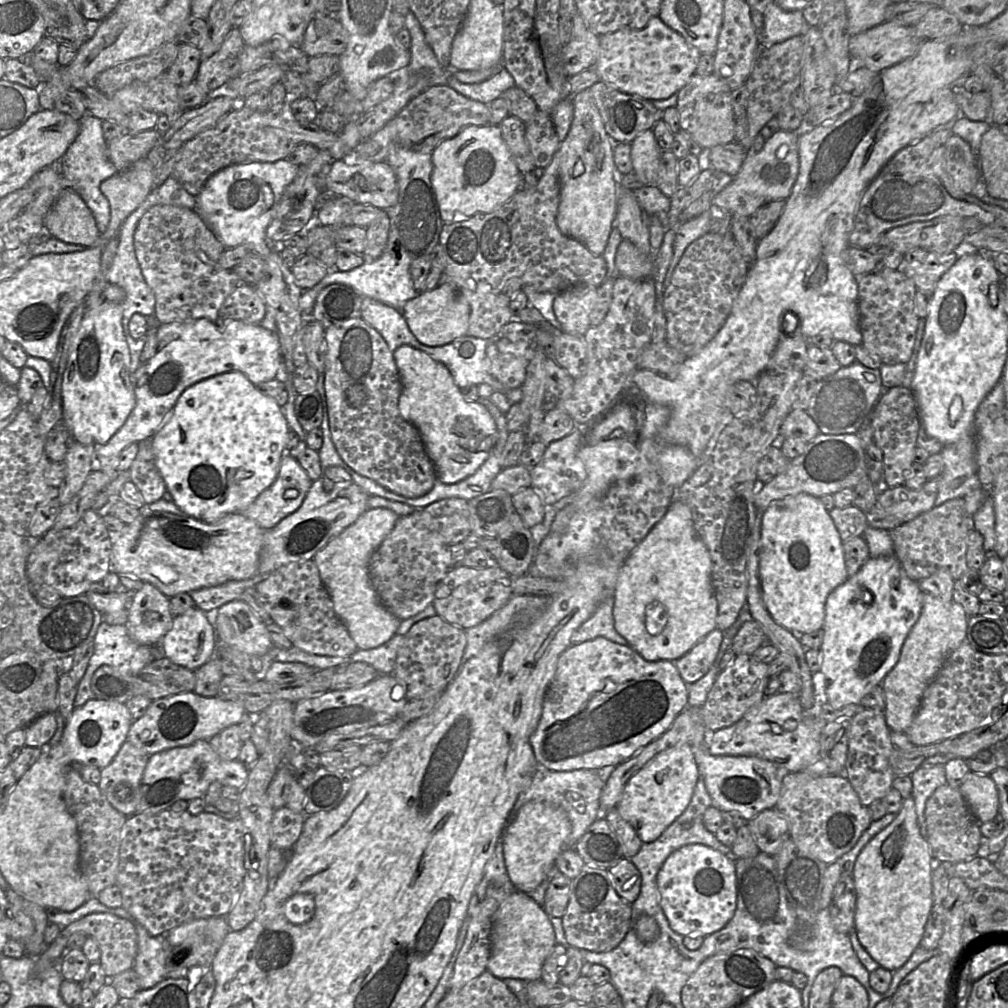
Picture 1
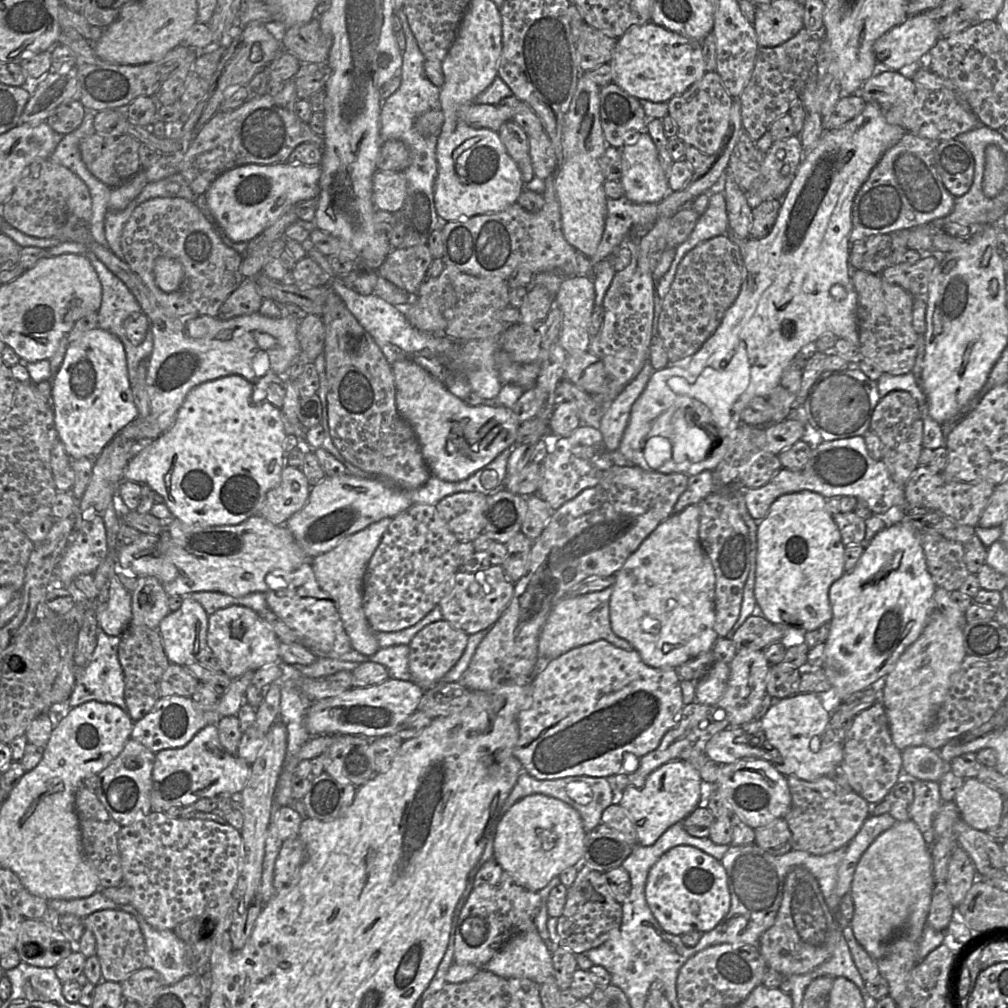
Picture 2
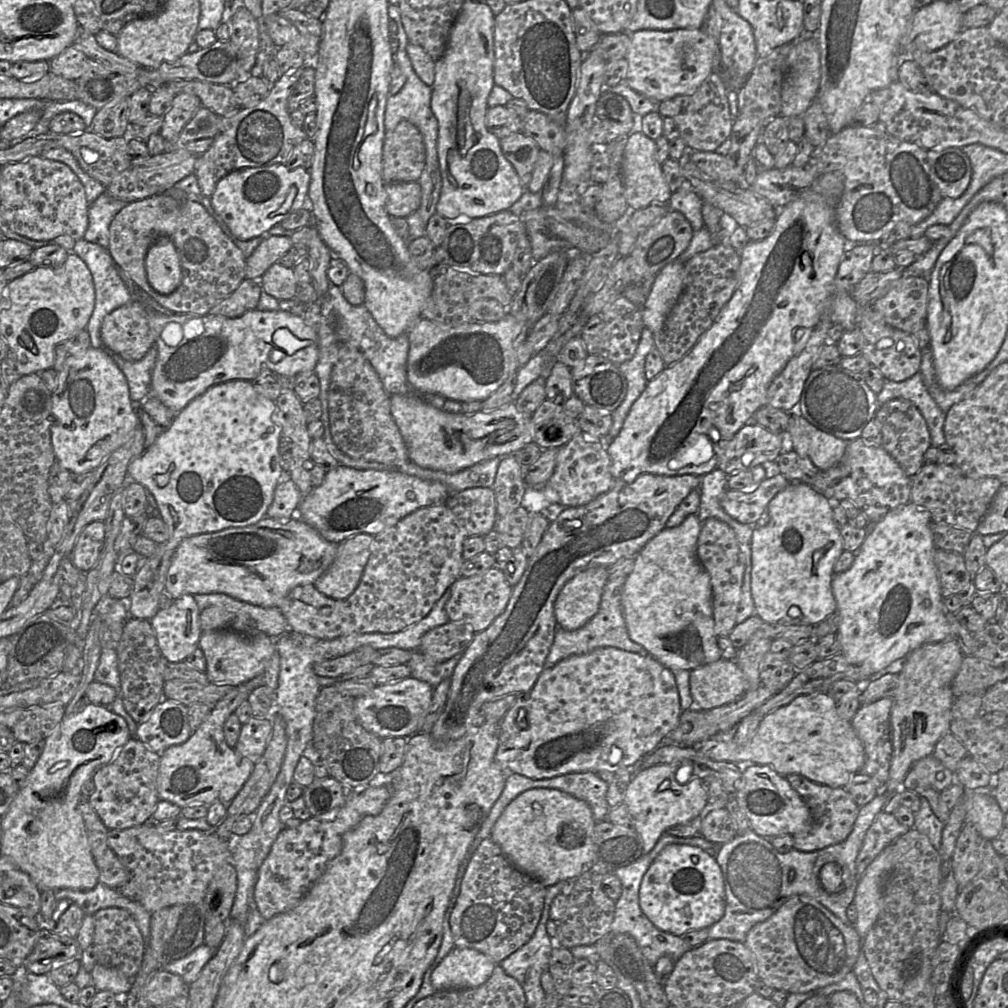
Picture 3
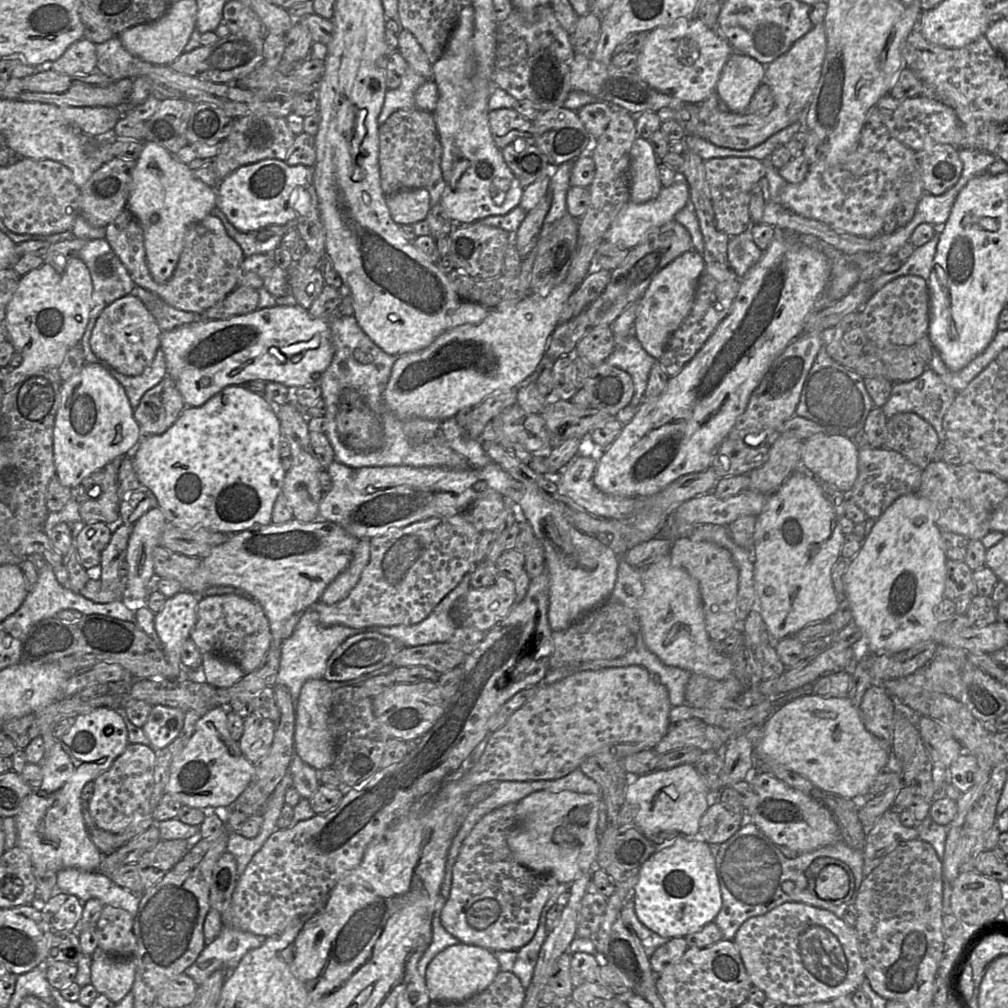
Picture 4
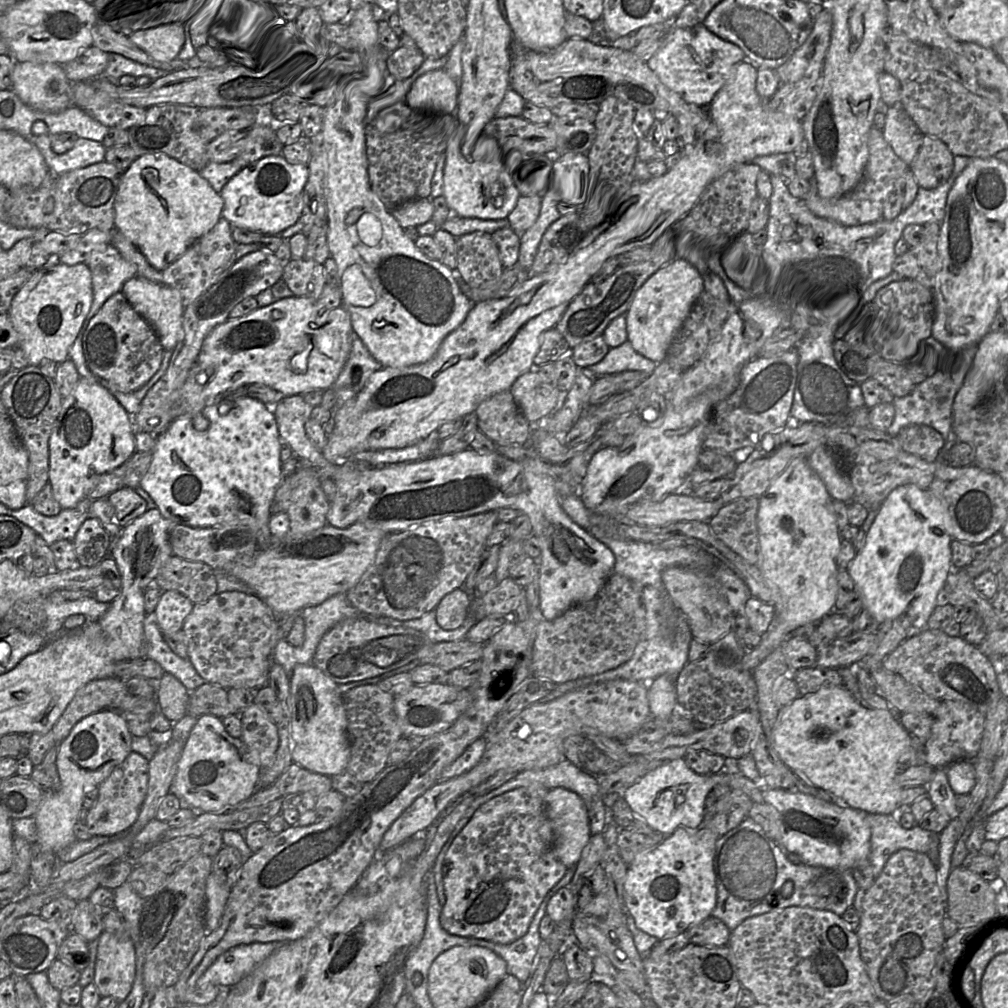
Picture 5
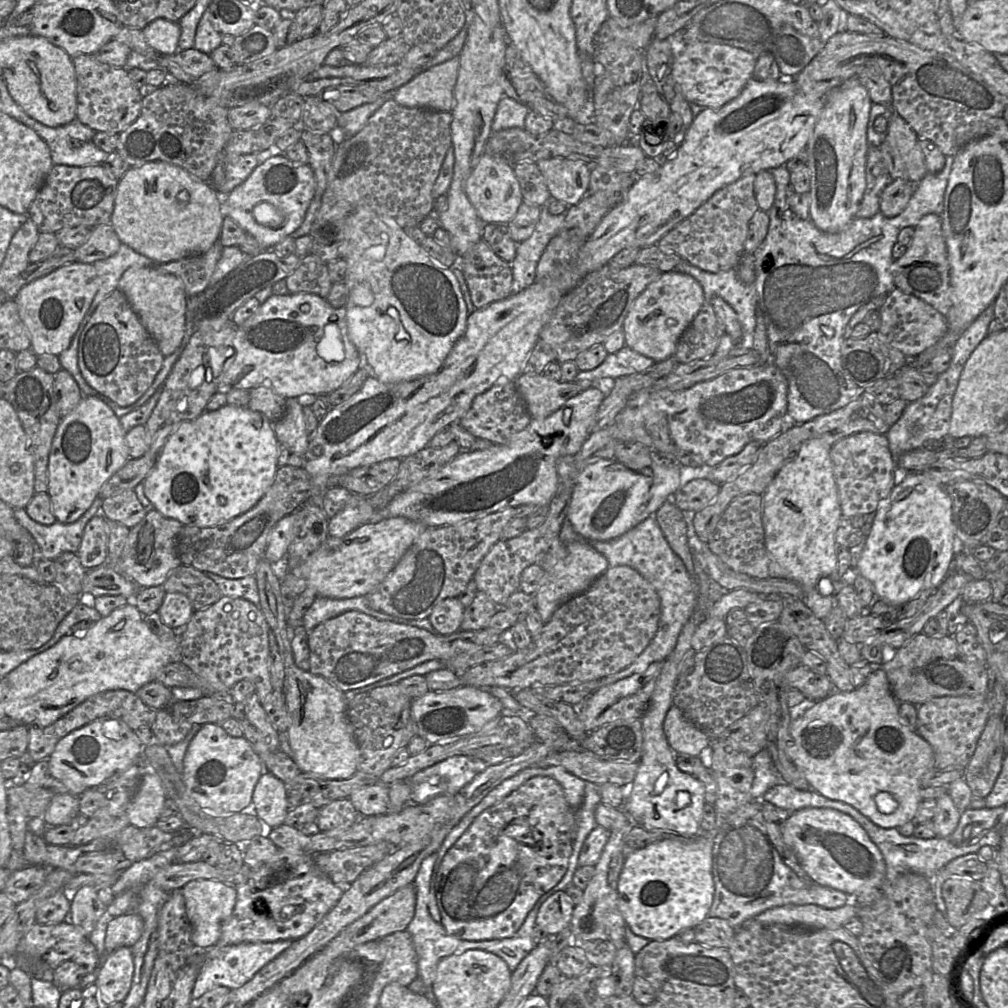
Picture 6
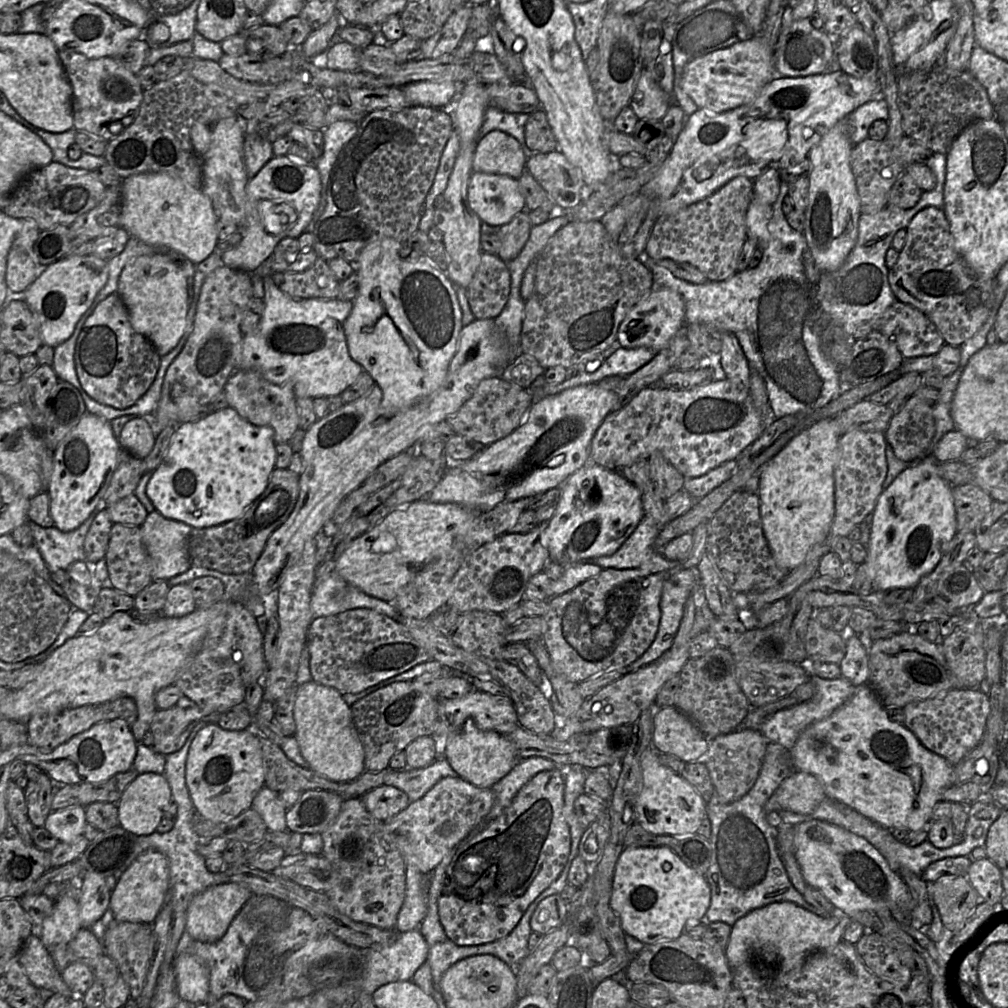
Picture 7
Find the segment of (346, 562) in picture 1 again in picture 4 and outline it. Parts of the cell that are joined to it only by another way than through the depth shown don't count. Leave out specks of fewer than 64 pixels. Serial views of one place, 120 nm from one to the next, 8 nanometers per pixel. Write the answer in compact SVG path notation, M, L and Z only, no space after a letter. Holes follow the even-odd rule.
M360 539L349 565L326 587L319 601L332 605L346 598L358 583L369 559L370 539Z

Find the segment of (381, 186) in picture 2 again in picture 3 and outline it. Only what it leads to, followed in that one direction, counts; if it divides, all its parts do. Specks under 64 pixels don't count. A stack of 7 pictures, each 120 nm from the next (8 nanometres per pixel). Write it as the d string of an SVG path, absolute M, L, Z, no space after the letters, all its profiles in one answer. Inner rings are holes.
M395 182L385 184L385 188L386 211L390 217L405 219L420 207L422 192L418 182Z

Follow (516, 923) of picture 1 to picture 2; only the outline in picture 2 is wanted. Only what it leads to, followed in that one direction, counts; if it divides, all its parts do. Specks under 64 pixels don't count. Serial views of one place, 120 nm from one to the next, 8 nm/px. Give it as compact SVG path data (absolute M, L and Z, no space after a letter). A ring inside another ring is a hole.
M534 924L507 940L483 968L506 979L528 978L541 985L553 976L552 953Z

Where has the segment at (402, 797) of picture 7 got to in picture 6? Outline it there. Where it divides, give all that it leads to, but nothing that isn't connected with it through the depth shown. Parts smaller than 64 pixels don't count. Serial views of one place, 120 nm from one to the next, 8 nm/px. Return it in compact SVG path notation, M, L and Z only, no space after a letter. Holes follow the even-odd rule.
M391 784L363 786L353 791L348 799L361 815L386 814L389 808L389 785Z

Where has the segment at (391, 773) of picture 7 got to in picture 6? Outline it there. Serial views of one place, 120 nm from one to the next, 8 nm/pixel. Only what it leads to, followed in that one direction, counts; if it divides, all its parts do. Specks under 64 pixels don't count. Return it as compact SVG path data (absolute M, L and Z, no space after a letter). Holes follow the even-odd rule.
M456 755L421 770L408 779L410 804L425 803L438 795L456 795L486 766L481 759Z

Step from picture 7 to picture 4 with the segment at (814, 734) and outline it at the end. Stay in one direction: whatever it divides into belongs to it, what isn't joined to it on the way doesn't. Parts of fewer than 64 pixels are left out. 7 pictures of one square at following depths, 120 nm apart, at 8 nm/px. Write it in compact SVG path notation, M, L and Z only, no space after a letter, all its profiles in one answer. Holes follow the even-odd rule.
M805 693L780 705L760 727L760 737L754 746L754 757L779 763L807 778L816 788L853 799L868 794L877 775L886 768L889 751L865 727L859 713L847 697L824 697Z

